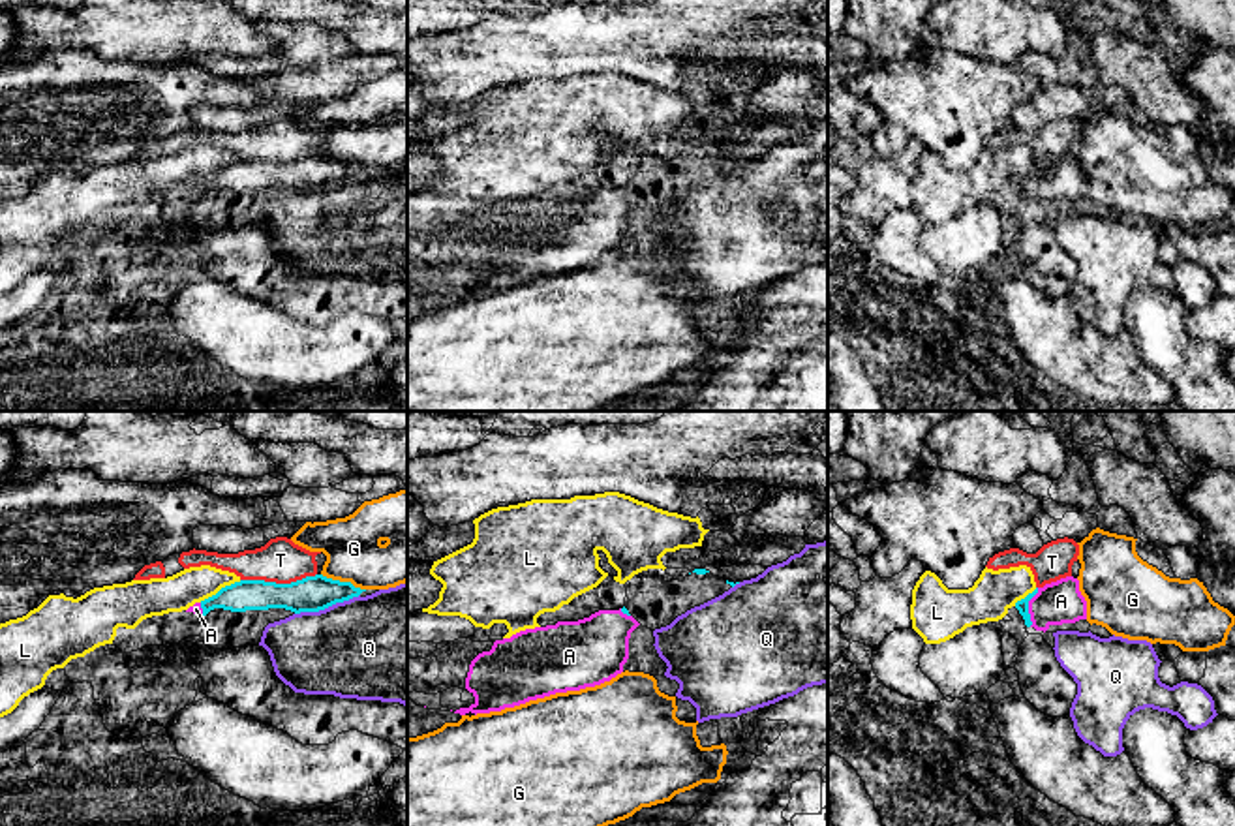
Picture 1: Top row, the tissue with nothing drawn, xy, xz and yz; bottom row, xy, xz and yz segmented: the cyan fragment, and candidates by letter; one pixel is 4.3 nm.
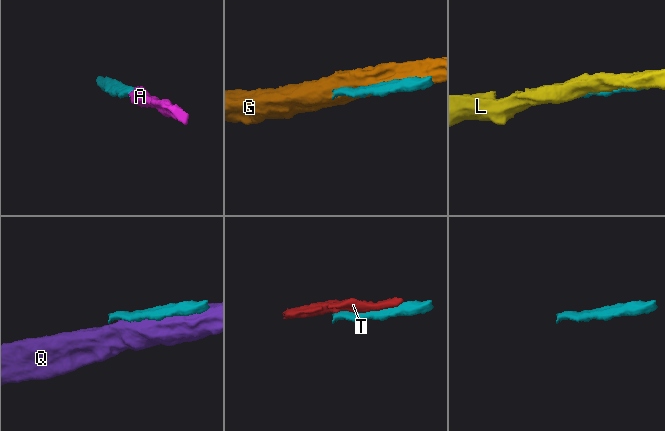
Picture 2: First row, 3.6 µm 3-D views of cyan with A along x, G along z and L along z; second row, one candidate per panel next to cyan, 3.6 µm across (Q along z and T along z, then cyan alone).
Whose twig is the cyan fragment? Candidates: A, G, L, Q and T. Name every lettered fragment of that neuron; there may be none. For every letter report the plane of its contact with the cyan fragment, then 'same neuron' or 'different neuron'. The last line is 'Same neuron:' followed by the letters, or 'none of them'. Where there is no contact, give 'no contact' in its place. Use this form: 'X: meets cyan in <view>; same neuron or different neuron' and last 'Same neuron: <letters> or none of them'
A: meets cyan in yz; same neuron
G: meets cyan in xy; different neuron
L: meets cyan in xy; different neuron
Q: meets cyan in xy; different neuron
T: meets cyan in xy; different neuron
Same neuron: A

